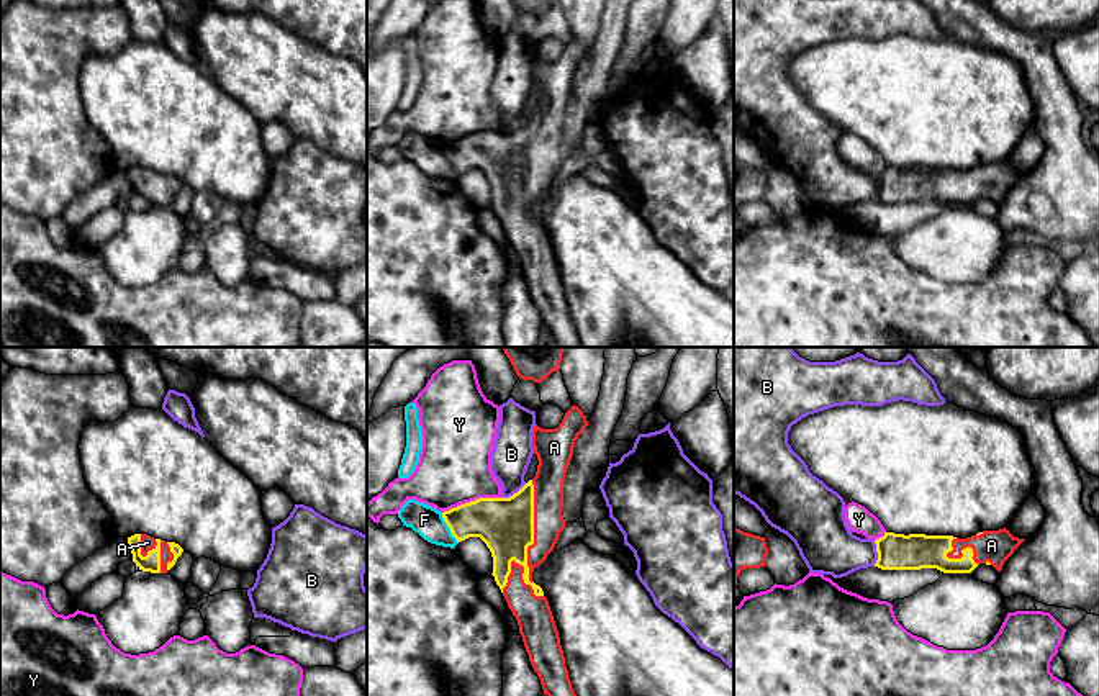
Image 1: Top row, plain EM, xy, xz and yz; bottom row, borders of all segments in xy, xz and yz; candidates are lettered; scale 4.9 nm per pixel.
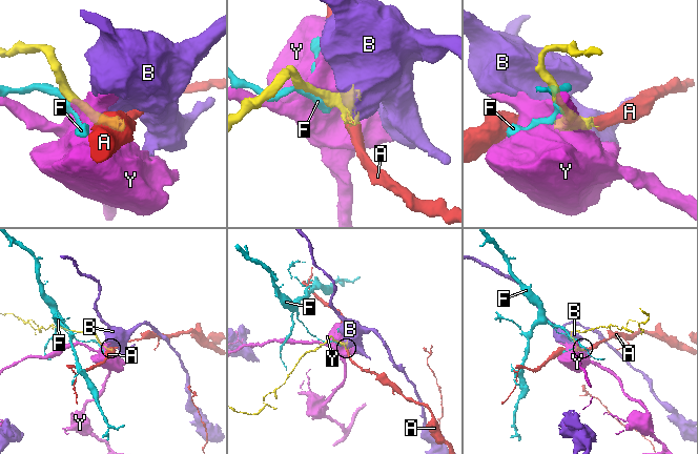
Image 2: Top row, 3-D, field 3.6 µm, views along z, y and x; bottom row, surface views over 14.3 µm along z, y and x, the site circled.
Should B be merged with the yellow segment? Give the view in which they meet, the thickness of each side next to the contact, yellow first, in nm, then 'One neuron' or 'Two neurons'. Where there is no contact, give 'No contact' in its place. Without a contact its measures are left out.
Touches yellow in yz. Thickness 180 nm (yellow) against 260 nm. Two neurons

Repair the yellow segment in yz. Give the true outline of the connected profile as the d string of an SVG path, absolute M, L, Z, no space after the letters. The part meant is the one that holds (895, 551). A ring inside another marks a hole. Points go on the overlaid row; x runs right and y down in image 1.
M1006 527L983 531L958 539L953 536L894 534L884 532L876 539L881 570L937 568L943 573L971 573L979 563L993 565L997 572L1025 539L1014 537Z

